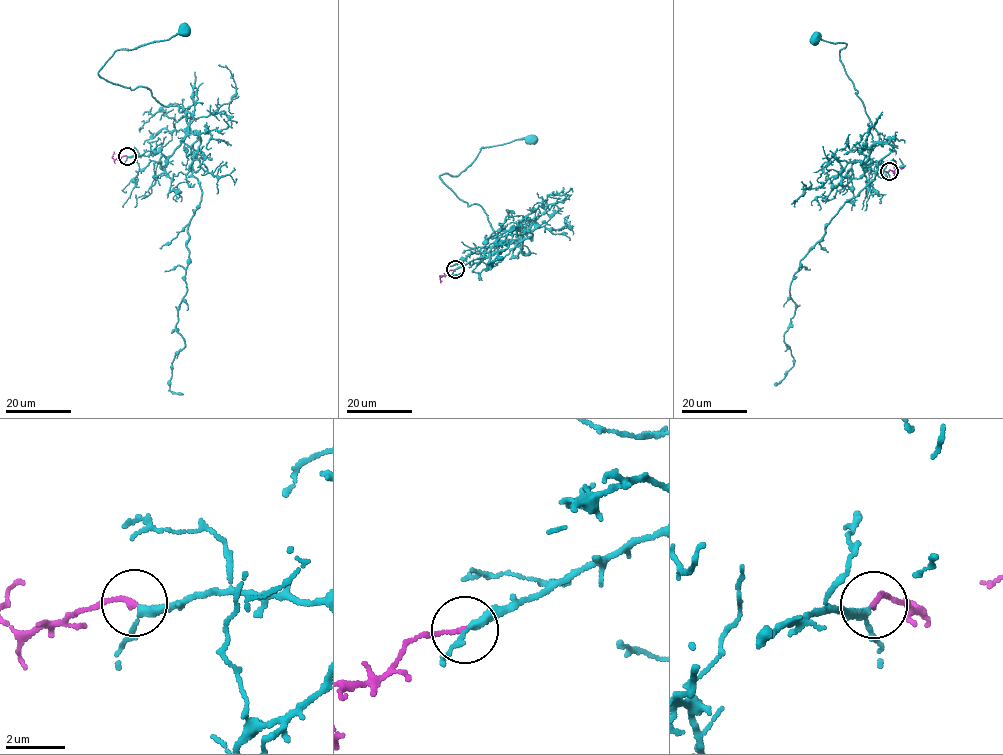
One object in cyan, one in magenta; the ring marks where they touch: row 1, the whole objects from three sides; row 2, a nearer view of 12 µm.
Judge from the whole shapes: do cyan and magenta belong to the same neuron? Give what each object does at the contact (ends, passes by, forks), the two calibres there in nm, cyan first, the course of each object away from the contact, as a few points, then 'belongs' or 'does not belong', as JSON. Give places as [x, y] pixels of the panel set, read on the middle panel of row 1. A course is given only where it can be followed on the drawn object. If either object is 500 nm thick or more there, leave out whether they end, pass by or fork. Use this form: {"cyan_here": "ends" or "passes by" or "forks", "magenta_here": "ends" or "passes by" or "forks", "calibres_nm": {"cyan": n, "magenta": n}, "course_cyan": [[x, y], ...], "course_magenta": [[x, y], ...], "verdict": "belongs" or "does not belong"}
{"cyan_here": "passes by", "magenta_here": "ends", "calibres_nm": {"cyan": 240, "magenta": 160}, "course_cyan": [[455, 269], [524, 237], [510, 258], [526, 255], [532, 233], [513, 225], [489, 264], [503, 257]], "course_magenta": [[454, 270], [440, 275], [440, 282]], "verdict": "belongs"}

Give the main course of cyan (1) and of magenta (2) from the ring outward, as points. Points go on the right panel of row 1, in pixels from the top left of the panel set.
1: (888, 171), (860, 177), (878, 142), (892, 148), (875, 178), (800, 260), (784, 335), (793, 366), (775, 385)
2: (889, 171), (904, 167)

